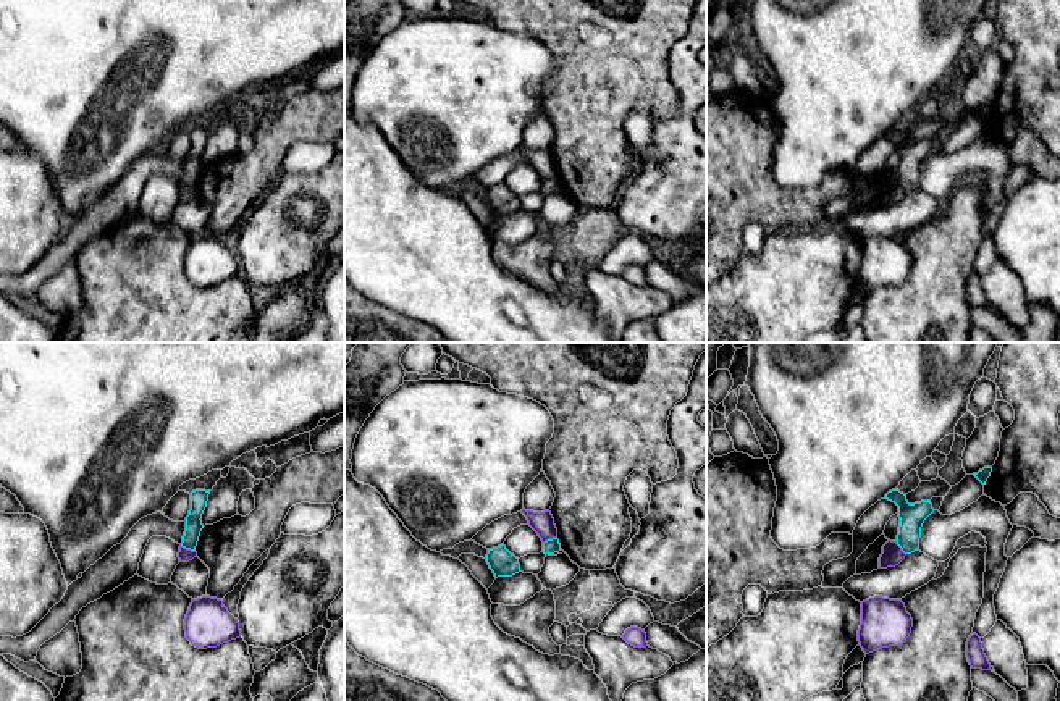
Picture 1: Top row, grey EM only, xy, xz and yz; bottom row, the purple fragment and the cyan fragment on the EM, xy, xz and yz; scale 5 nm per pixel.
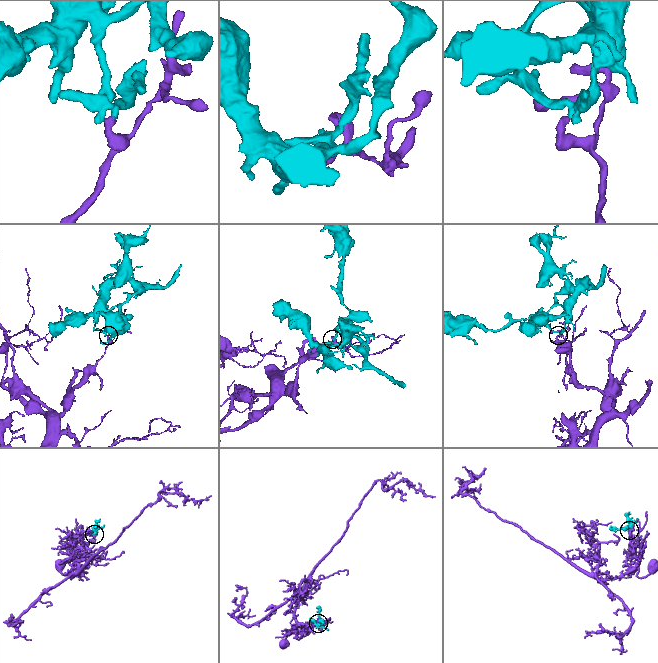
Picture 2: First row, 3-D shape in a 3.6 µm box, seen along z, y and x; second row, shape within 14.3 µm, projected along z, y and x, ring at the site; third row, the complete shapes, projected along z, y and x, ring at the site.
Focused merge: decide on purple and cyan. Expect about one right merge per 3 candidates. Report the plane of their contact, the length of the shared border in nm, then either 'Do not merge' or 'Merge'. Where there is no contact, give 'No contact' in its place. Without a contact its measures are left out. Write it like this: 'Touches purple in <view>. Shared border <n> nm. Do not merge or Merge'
Touches purple in xy. Shared border 80 nm. Do not merge

